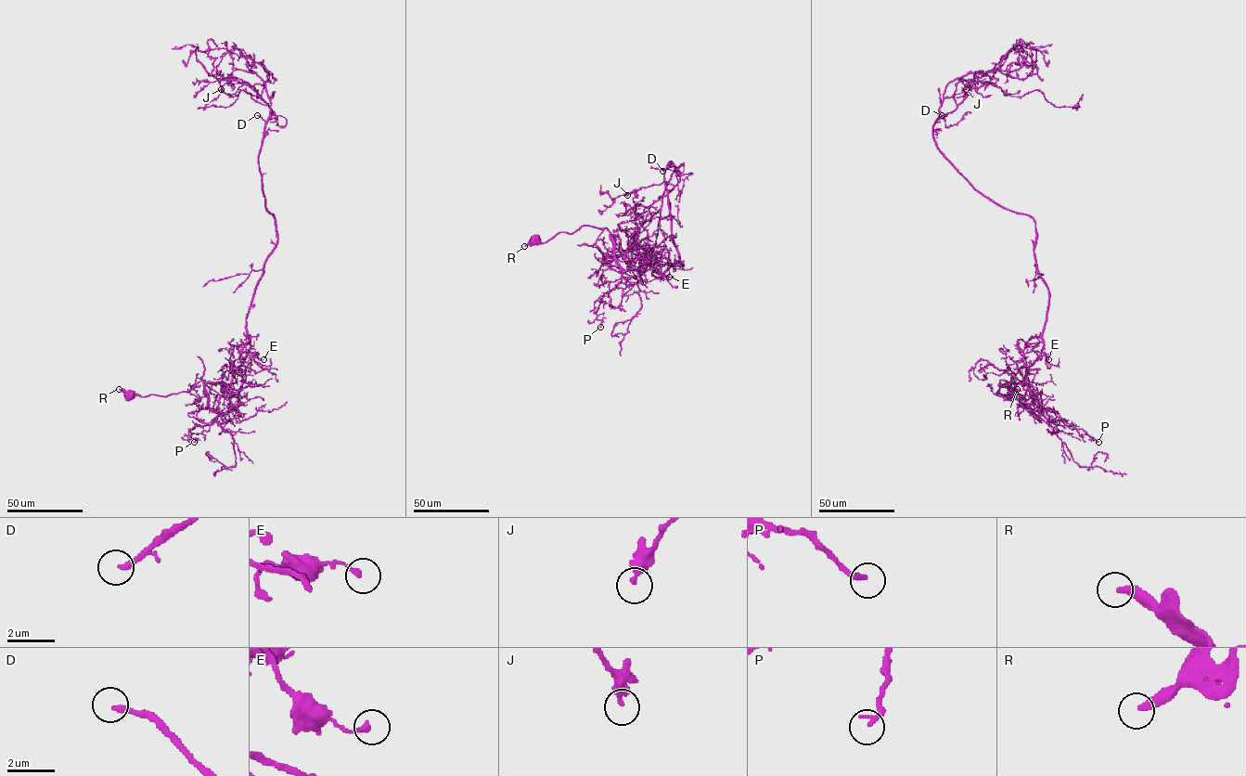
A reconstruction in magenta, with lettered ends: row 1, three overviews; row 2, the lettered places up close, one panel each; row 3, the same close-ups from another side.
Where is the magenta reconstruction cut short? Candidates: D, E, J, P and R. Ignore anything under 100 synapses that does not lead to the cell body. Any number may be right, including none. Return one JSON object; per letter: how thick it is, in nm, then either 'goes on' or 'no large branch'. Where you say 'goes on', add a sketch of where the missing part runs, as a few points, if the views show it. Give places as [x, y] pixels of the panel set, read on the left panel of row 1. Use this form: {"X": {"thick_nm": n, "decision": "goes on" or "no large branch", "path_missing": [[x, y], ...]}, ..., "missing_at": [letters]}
{"D": {"thick_nm": 240, "decision": "goes on", "path_missing": [[257, 115], [224, 105], [218, 95], [207, 95], [201, 106], [207, 121], [202, 120]]}, "E": {"thick_nm": 200, "decision": "no large branch"}, "J": {"thick_nm": 340, "decision": "no large branch"}, "P": {"thick_nm": 240, "decision": "no large branch"}, "R": {"thick_nm": 320, "decision": "no large branch"}, "missing_at": ["D"]}

